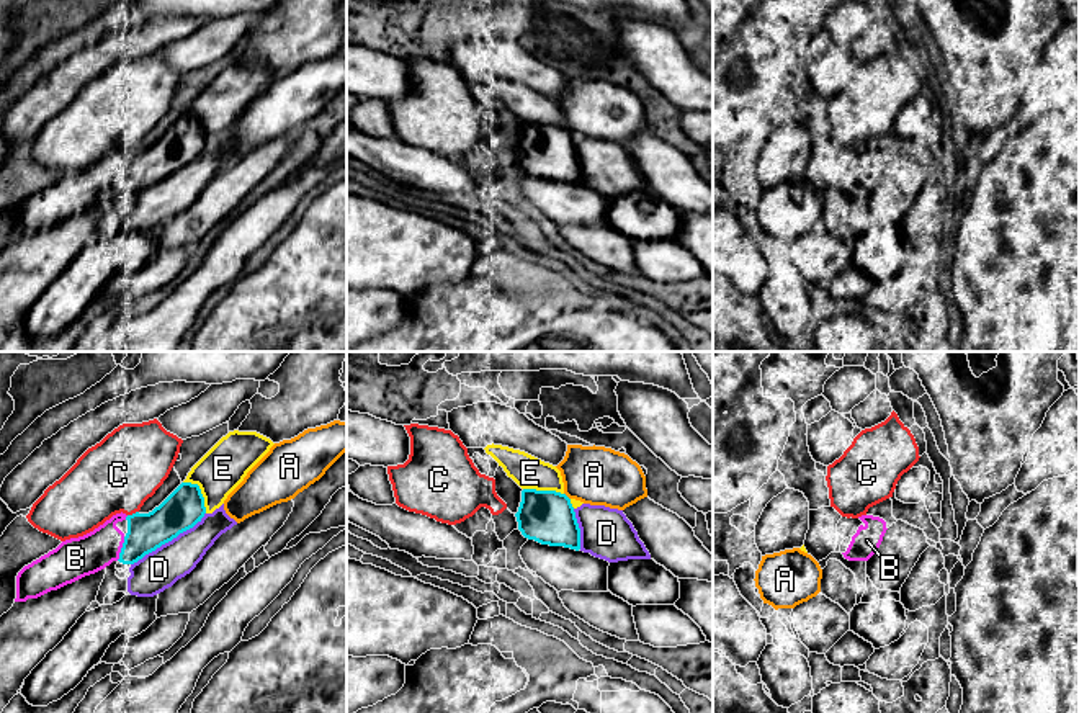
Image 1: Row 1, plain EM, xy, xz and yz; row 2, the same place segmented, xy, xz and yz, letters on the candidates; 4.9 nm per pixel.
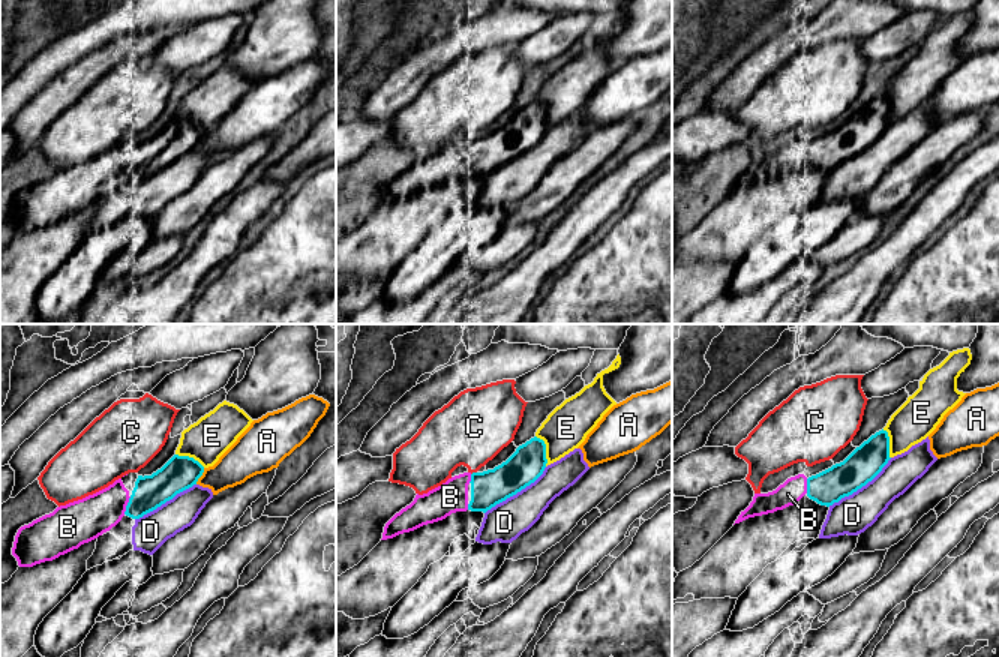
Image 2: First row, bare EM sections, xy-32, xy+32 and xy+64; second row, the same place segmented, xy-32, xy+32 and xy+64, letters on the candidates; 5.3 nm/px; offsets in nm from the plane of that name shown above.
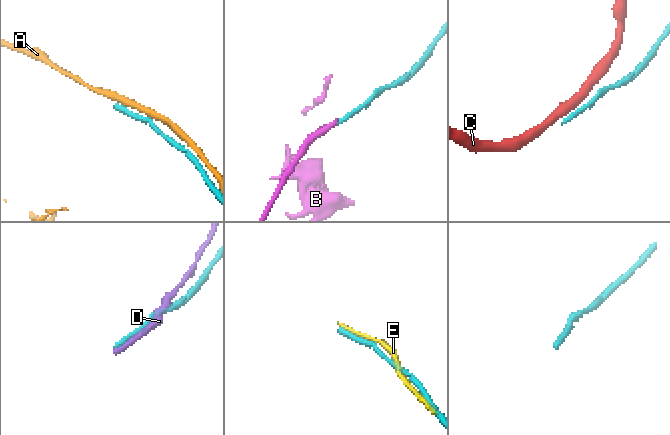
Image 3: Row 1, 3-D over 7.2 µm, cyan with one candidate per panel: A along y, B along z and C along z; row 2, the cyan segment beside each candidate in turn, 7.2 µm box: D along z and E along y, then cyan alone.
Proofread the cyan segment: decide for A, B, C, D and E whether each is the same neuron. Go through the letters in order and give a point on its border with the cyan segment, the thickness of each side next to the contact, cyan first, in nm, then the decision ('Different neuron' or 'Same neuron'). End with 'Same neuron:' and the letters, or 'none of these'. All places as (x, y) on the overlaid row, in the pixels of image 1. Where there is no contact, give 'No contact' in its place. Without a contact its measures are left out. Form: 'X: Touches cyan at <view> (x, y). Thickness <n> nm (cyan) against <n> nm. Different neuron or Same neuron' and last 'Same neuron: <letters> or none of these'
A: Touches cyan at xz (566, 496). Thickness 260 nm (cyan) against 280 nm. Different neuron
B: Touches cyan at xy (121, 548). Thickness 190 nm (cyan) against 200 nm. Same neuron
C: Touches cyan at xy (133, 514). Thickness 190 nm (cyan) against 360 nm. Different neuron
D: Touches cyan at xy (169, 540). Thickness 190 nm (cyan) against 190 nm. Different neuron
E: Touches cyan at xy (200, 493). Thickness 190 nm (cyan) against 220 nm. Different neuron
Same neuron: B

